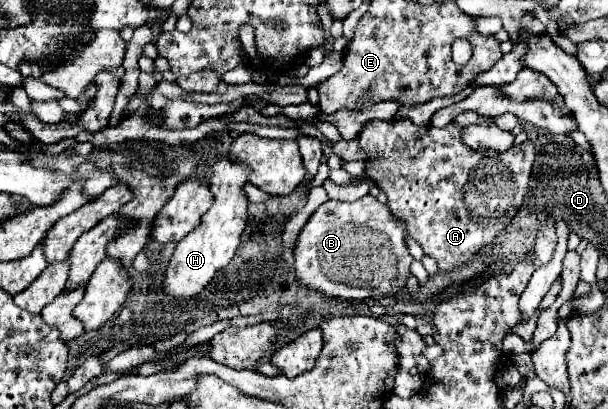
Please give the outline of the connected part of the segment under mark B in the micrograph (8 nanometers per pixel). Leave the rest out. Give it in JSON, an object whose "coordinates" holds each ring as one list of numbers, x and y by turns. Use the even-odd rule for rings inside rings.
{"coordinates":[[364,196,364,198,360,198,360,200,356,200,356,202,338,202,338,200,328,200,328,202,324,202,312,216,310,216,310,220,306,222,306,226,300,230,300,236,298,236,298,242,296,242,296,248,294,248,294,270,296,270,296,278,298,278,298,284,300,286,304,286,304,288,310,288,310,290,316,290,316,292,322,292,324,296,330,296,332,298,332,286,340,286,340,292,342,292,342,288,346,288,346,294,348,294,348,288,366,288,366,290,372,290,372,288,378,288,380,290,380,296,394,296,394,294,398,294,404,286,406,286,406,278,410,276,410,264,414,262,414,258,410,256,410,252,408,252,408,246,406,246,406,236,408,234,408,230,406,230,406,224,404,224,404,220,396,220,392,214,390,214,390,210,388,210,388,206,386,204,380,204,374,196]]}

